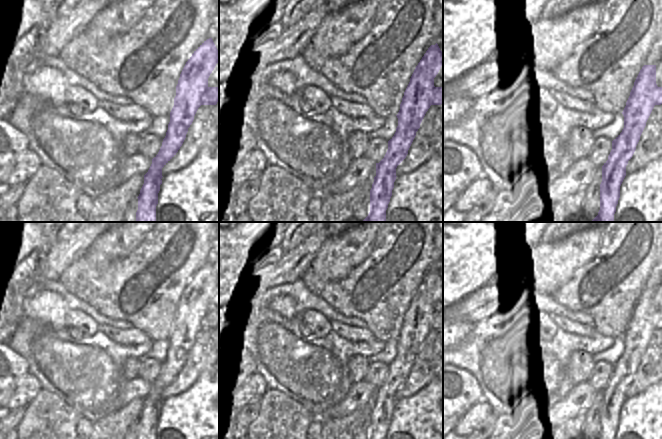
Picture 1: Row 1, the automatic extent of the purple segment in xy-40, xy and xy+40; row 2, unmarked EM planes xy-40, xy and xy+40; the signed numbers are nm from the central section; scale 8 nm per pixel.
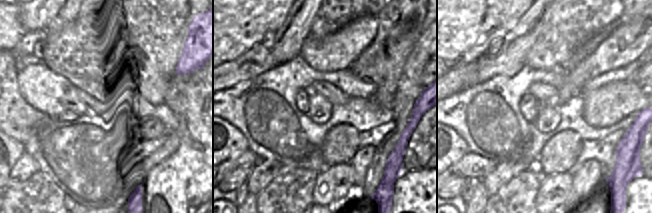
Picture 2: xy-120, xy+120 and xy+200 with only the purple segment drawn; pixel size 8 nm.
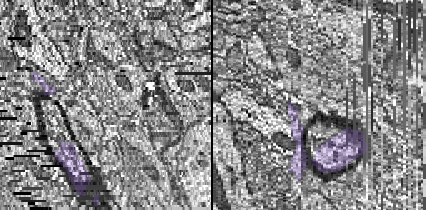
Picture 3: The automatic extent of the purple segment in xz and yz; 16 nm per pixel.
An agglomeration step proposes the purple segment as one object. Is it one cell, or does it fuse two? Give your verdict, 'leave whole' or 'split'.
split

